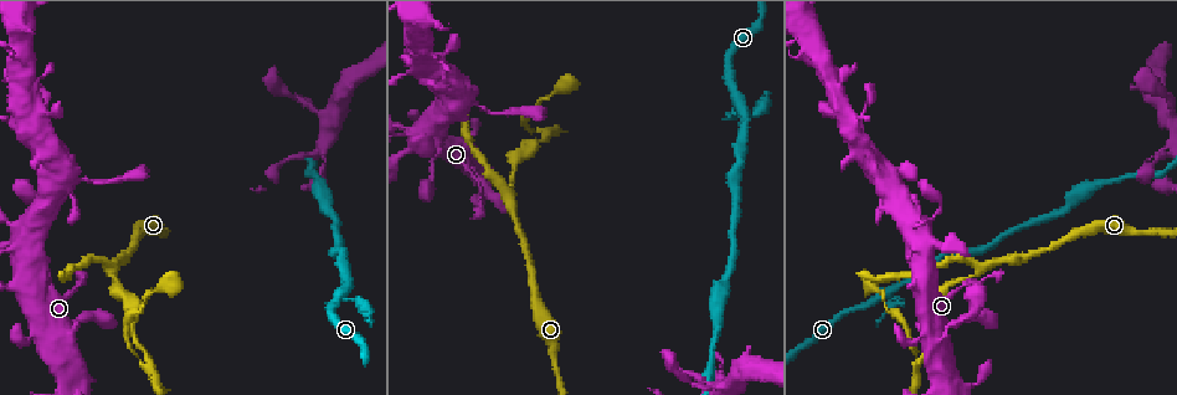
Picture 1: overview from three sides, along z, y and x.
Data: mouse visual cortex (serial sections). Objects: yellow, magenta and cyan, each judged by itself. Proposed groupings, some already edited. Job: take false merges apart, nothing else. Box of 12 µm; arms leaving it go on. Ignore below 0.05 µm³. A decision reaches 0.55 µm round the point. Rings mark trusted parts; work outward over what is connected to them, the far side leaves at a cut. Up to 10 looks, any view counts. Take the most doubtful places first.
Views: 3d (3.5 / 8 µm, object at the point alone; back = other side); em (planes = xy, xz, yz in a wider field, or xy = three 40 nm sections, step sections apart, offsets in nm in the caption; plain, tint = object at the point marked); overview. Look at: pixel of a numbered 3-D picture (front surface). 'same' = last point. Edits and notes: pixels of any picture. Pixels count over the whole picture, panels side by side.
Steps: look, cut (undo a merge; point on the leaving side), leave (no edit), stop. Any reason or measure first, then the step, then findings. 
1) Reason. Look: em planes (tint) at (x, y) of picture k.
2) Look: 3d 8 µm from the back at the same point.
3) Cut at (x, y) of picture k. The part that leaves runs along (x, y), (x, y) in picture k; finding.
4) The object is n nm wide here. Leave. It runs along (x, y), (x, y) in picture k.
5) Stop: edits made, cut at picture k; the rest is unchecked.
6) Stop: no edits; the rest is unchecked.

Sharp bend. Look: 3d 3.5 µm at (891, 291) of picture 1.

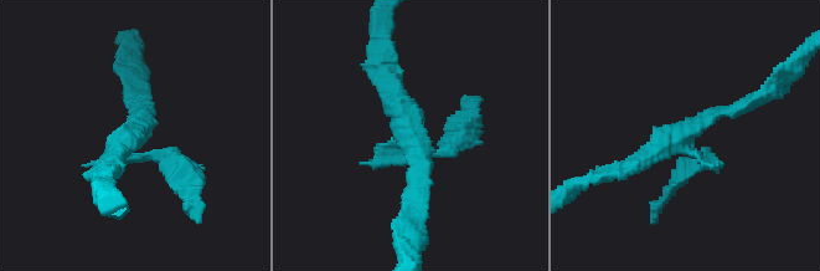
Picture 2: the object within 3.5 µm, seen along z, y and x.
Shape alone is not enough. Look: em xy step 5 (tint) at (682, 134) of picture 2.

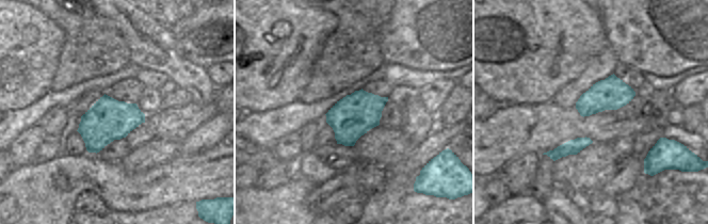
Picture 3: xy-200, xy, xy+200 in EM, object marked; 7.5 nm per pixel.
Cut at (691, 170) of picture 2. The part that leaves runs along (696, 154), (708, 158), (660, 200) in picture 2; two cells meet here.

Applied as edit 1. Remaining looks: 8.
Look: overview.

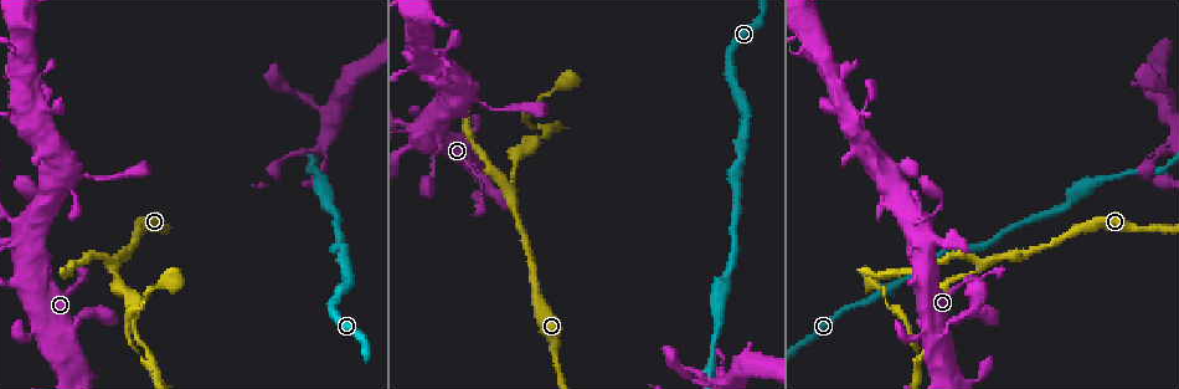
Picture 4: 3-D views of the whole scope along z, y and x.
Three arms meet. Look: 3d 3.5 µm at (113, 264) of picture 4.

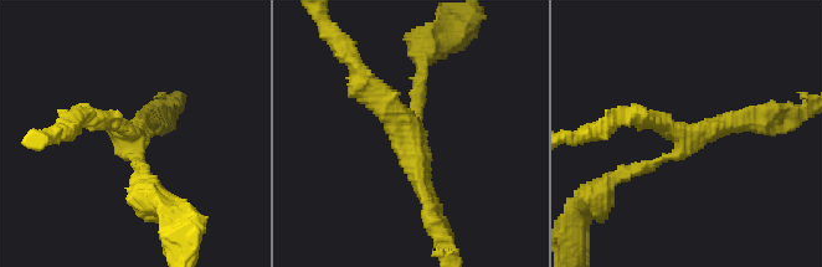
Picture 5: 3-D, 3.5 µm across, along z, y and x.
Now the EM. Look: em xy step 3 (tint) at (412, 136) of picture 5.

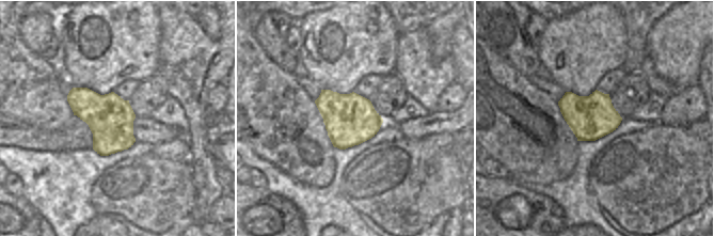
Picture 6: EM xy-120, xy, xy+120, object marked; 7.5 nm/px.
3 arms meet here. Leave. It runs along (759, 123), (712, 127), (671, 157), (616, 176) in picture 5; all the same cell.

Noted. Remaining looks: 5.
Side arm on a straight run. Look: 3d 8 µm at (148, 359) of picture 4.

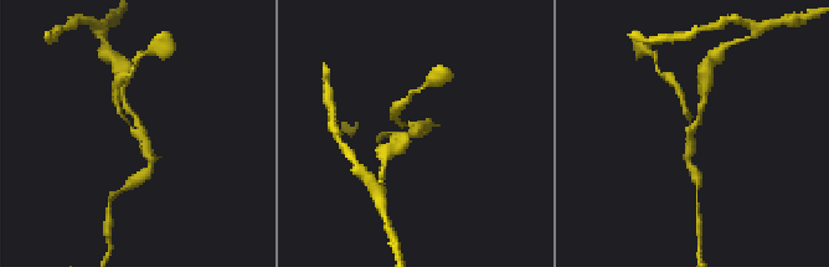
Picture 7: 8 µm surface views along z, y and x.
Zoom in. Look: 3d 3.5 µm at (692, 128) of picture 7.

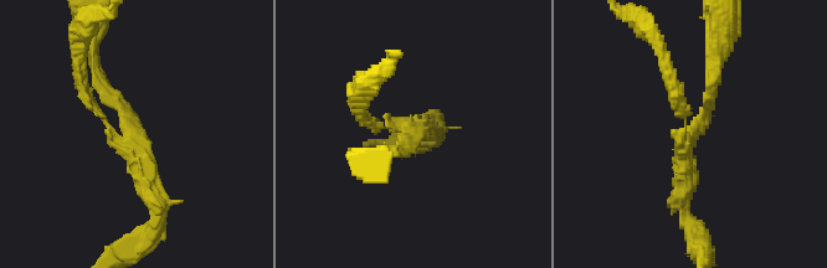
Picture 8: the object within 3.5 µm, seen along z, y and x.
3 arms meet here; the arms are 150, 150, 250 nm wide; now the EM. Look: em xy step 1 (tint) at (128, 137) of picture 8.

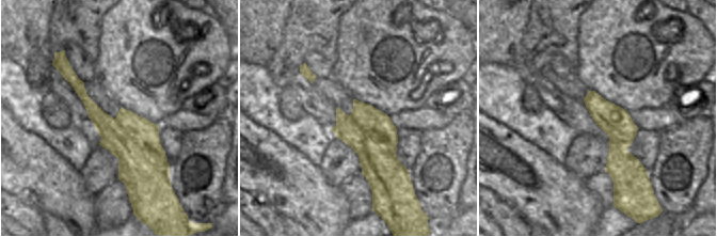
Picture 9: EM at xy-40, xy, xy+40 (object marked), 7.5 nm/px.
Leave. It runs along (68, 71), (132, 151), (132, 187) in picture 9; one cell here.

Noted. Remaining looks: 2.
Abrupt turn. Look: 3d 3.5 µm from the back at (922, 225) of picture 4.

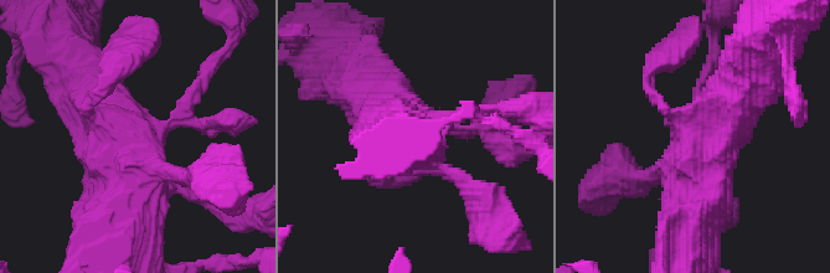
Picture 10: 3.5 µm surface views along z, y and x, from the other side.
Look: em planes (tint) at (151, 135) of picture 10.

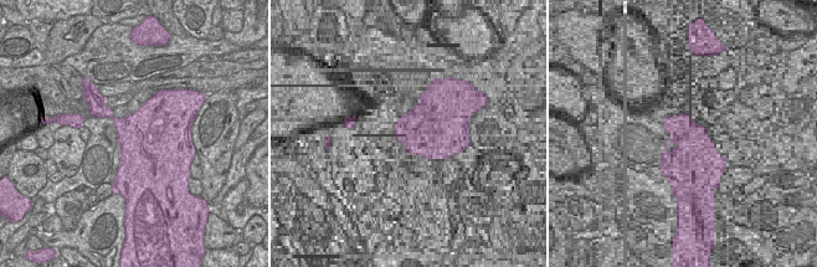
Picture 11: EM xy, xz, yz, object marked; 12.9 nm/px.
Leave. It runs along (690, 222), (702, 139), (747, 77) in picture 10; one cell here.

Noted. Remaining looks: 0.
Stop: edits made, cut at picture 2; the rest is unchecked.

